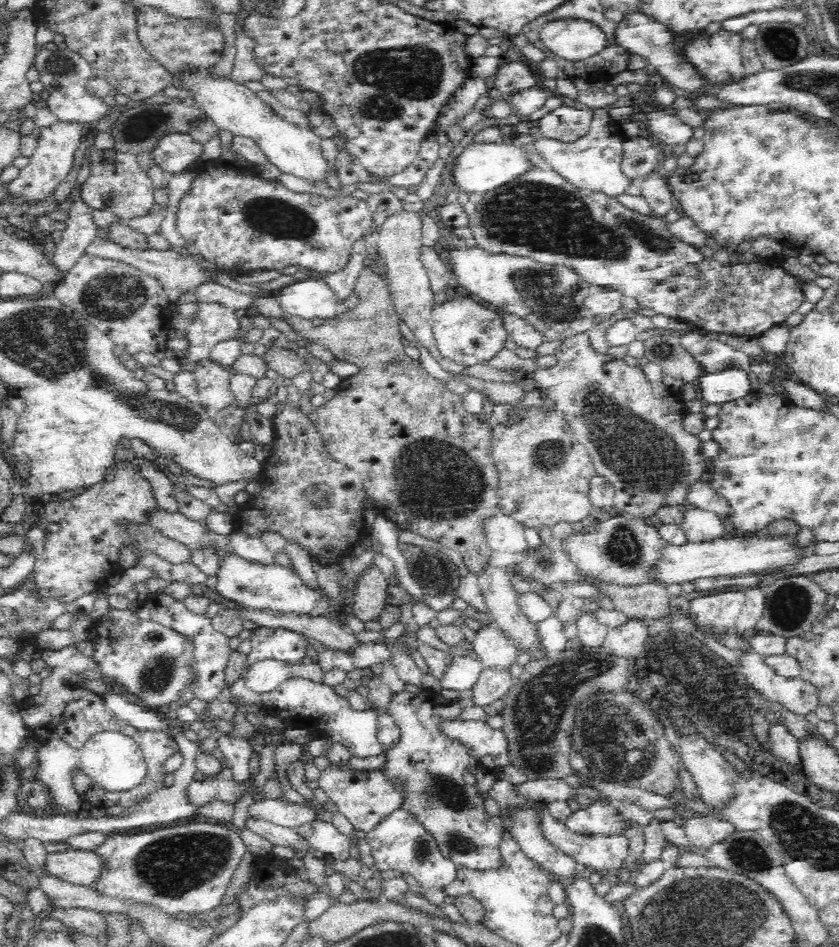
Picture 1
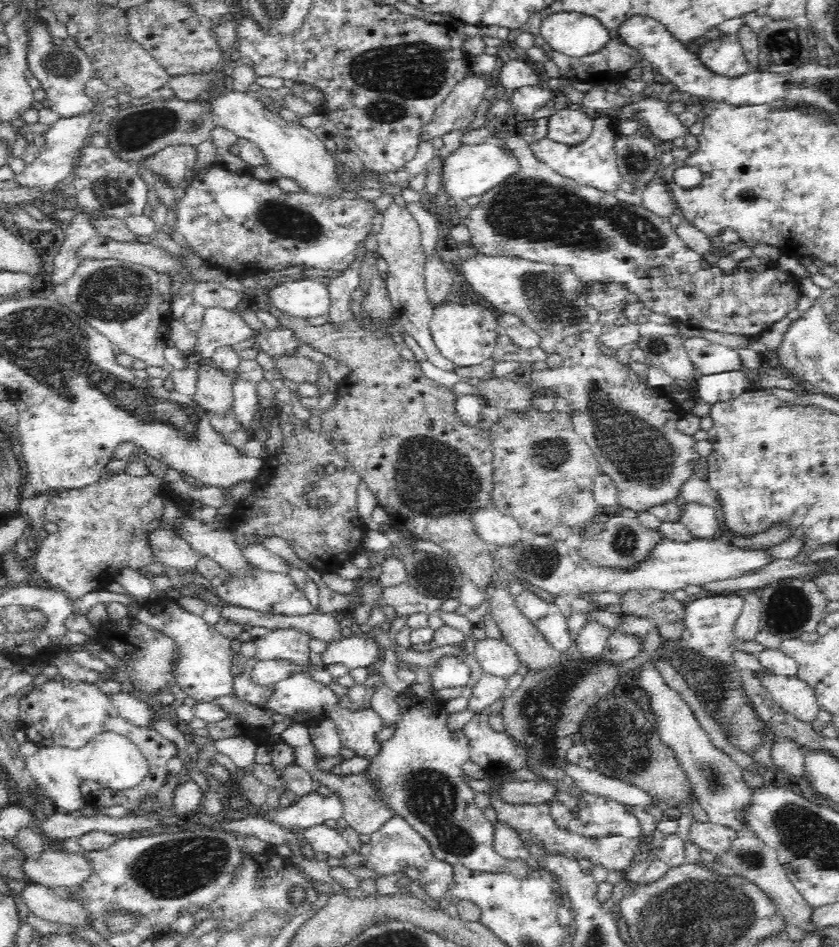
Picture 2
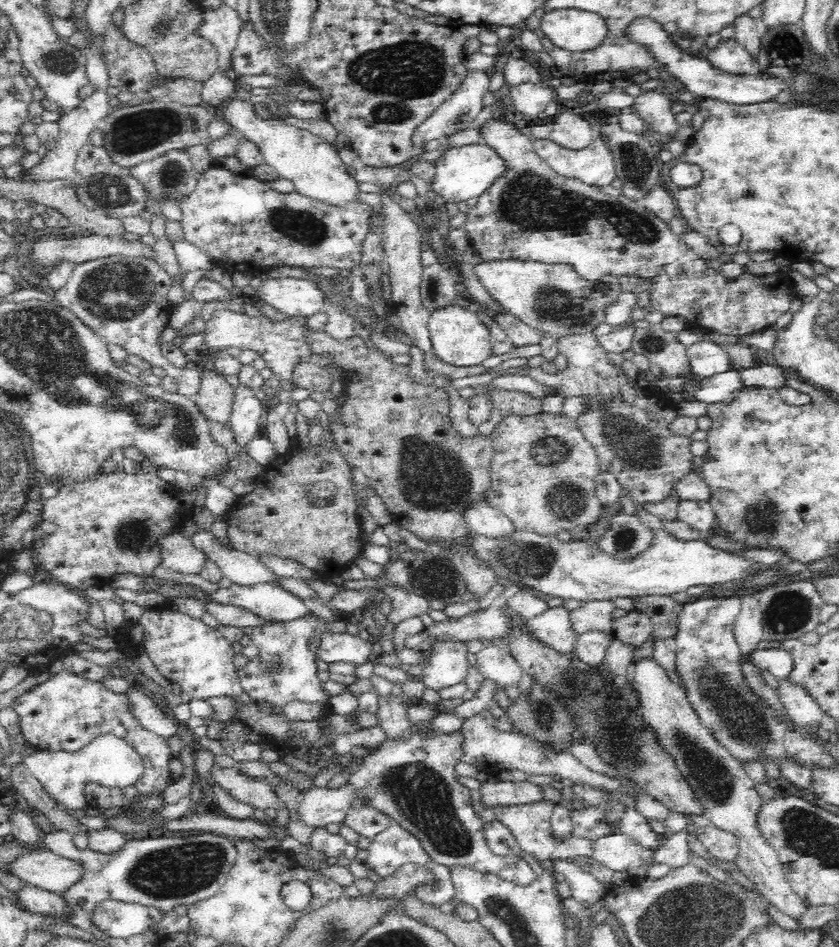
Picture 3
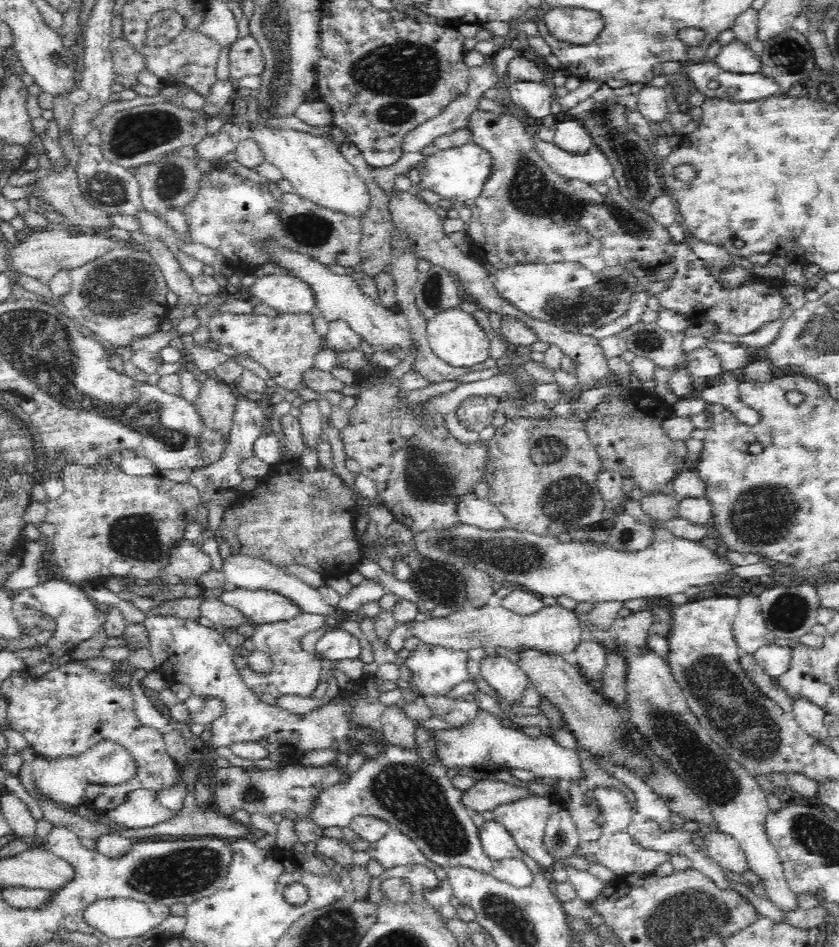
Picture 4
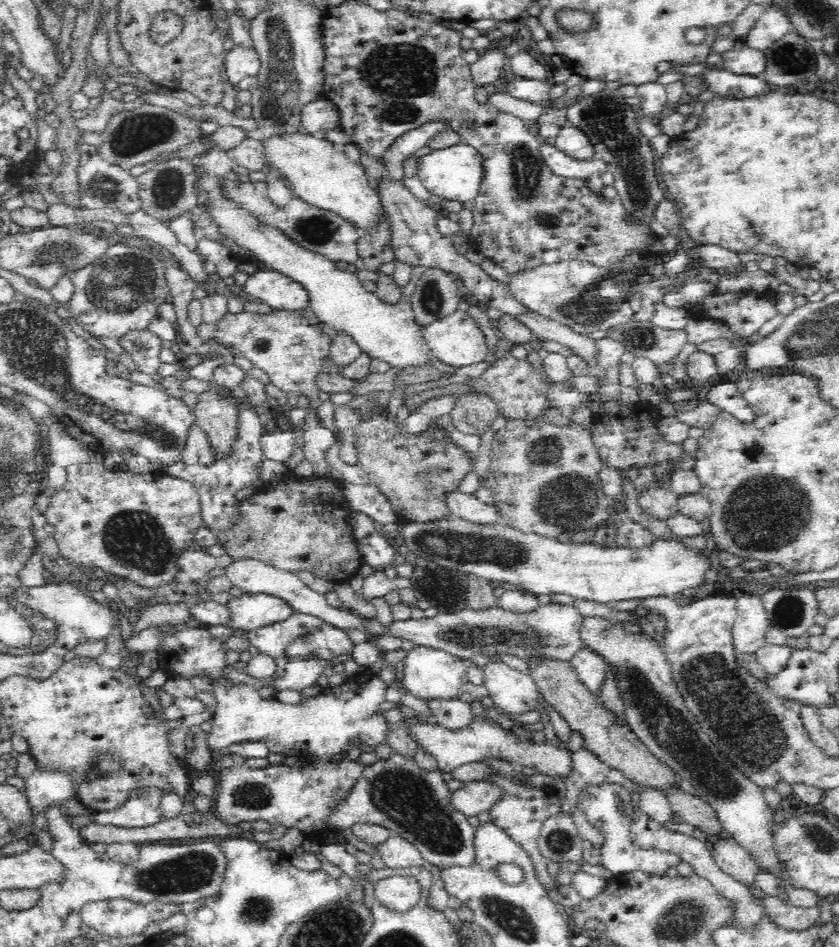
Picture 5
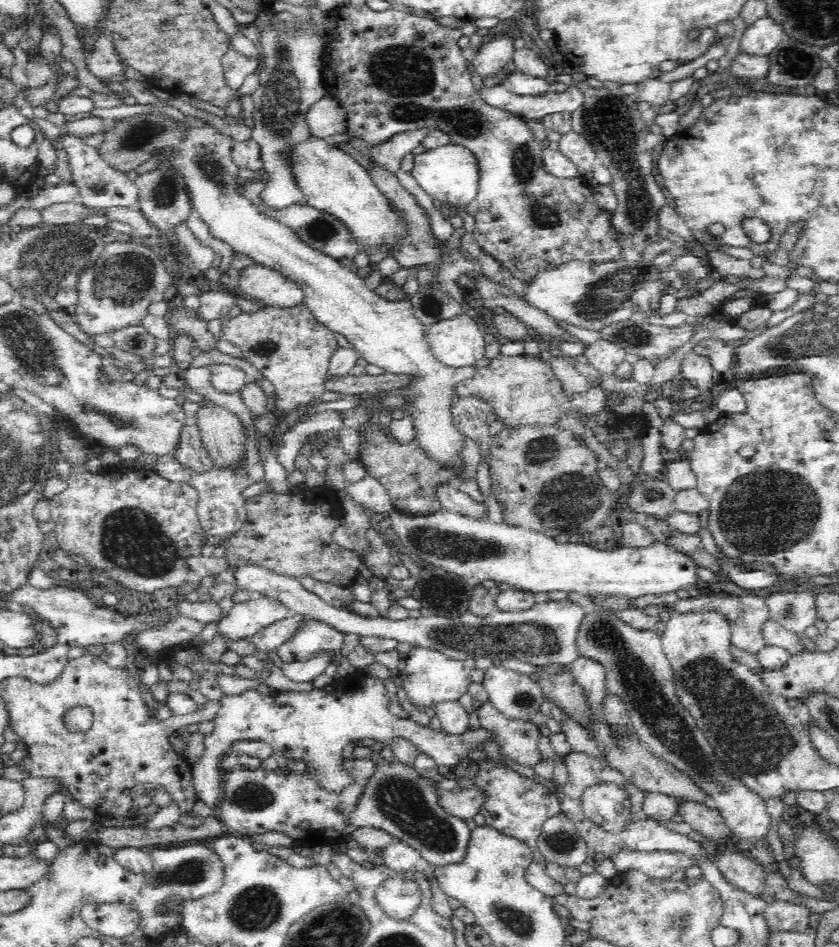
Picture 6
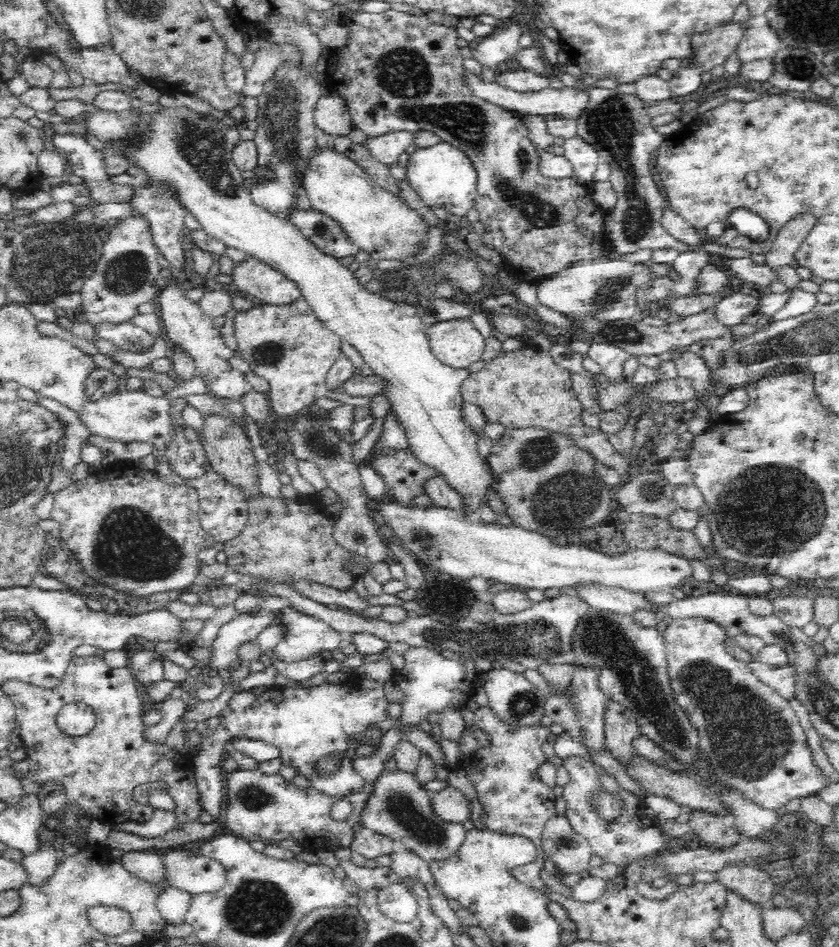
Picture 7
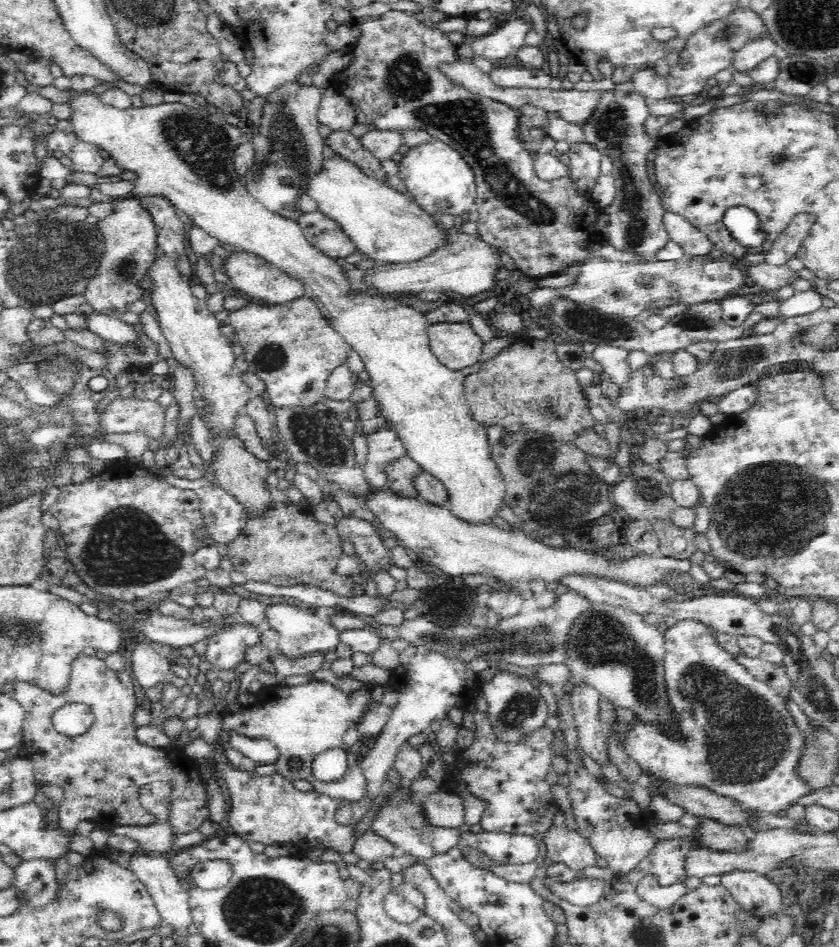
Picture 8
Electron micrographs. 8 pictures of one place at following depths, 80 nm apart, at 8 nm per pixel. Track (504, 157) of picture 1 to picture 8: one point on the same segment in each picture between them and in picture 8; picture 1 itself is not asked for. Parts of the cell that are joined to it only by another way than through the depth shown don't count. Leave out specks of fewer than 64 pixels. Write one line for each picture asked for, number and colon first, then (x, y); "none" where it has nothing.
2: (473, 169)
3: (464, 172)
4: (459, 174)
5: (455, 173)
6: (451, 173)
7: (443, 175)
8: (438, 177)

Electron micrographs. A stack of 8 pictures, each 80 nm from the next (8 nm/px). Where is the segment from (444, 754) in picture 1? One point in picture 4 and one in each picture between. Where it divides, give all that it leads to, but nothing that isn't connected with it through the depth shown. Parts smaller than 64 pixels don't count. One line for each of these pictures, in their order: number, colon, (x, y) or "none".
2: (422, 778)
3: (412, 778)
4: (416, 797)

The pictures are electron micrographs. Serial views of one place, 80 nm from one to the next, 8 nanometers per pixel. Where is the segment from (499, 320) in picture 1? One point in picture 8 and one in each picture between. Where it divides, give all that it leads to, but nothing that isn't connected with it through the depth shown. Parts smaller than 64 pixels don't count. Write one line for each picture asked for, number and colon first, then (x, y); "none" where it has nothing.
2: (467, 335)
3: (460, 337)
4: (455, 336)
5: (456, 339)
6: (457, 341)
7: (456, 343)
8: (455, 344)

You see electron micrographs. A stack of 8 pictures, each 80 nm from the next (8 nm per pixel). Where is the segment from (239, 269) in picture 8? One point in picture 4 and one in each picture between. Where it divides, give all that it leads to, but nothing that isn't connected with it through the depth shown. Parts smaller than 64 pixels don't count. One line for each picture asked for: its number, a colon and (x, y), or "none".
4: (288, 294)
5: (280, 292)
6: (257, 282)
7: (256, 280)

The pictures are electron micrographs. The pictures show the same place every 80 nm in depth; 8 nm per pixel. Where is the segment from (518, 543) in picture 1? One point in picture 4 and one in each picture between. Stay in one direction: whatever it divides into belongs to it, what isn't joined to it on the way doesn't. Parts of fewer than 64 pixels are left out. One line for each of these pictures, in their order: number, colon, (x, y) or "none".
2: (495, 528)
3: (484, 520)
4: (481, 514)

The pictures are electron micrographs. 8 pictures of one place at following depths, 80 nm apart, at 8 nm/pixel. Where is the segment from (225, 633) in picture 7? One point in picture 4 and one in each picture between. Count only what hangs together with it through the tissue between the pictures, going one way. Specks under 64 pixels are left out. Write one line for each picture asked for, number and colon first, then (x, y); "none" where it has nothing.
4: (262, 606)
5: (250, 611)
6: (251, 615)

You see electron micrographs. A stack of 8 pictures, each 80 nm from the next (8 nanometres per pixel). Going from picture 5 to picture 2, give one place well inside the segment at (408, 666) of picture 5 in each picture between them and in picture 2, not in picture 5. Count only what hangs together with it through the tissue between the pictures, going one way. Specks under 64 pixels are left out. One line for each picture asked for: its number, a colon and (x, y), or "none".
2: (453, 672)
3: (447, 667)
4: (435, 670)

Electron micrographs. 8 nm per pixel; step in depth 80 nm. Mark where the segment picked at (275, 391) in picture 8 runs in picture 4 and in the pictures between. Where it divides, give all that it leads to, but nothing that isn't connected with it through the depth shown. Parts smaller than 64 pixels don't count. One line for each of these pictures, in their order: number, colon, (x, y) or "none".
4: (285, 346)
5: (290, 347)
6: (290, 348)
7: (288, 346)

